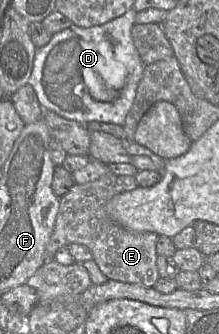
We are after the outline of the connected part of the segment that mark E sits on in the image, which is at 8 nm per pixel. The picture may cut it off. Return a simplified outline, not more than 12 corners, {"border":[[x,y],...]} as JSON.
{"border":[[111,172],[59,198],[45,261],[77,243],[109,280],[153,287],[154,232],[107,203],[137,187]]}

